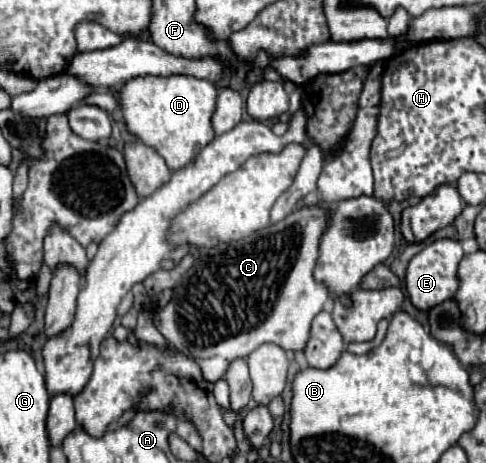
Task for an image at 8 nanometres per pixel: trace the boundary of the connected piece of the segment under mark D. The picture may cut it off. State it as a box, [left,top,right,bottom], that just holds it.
[118,76,218,170]

